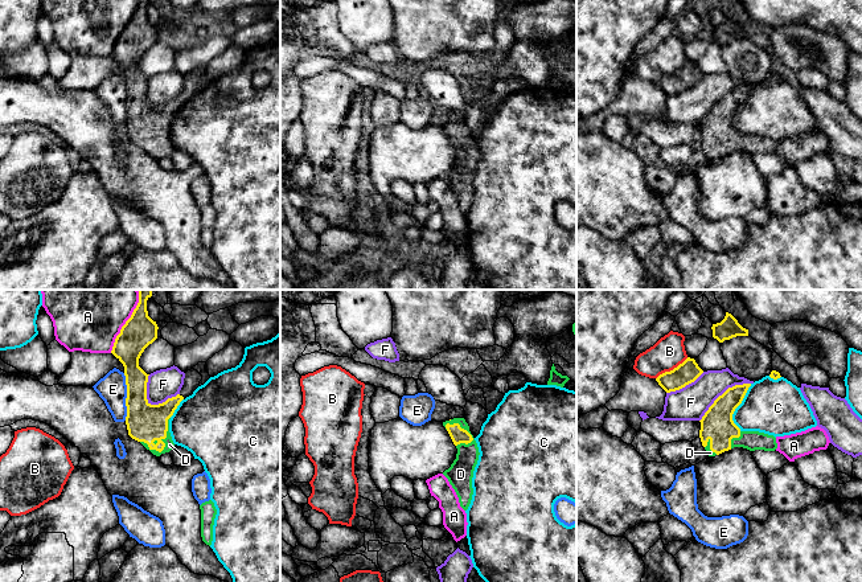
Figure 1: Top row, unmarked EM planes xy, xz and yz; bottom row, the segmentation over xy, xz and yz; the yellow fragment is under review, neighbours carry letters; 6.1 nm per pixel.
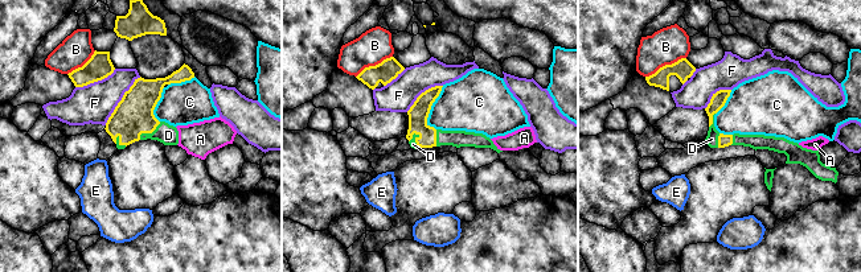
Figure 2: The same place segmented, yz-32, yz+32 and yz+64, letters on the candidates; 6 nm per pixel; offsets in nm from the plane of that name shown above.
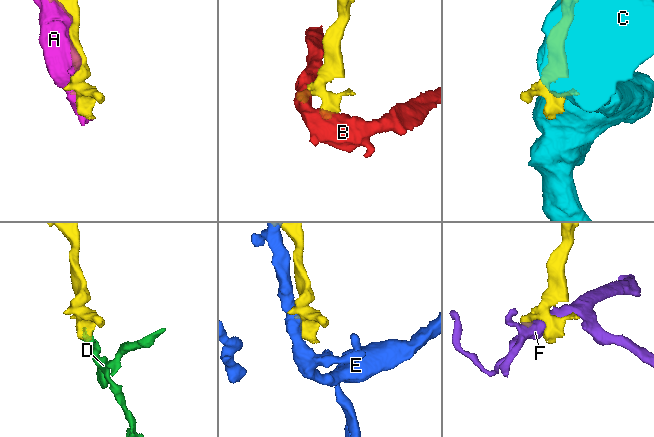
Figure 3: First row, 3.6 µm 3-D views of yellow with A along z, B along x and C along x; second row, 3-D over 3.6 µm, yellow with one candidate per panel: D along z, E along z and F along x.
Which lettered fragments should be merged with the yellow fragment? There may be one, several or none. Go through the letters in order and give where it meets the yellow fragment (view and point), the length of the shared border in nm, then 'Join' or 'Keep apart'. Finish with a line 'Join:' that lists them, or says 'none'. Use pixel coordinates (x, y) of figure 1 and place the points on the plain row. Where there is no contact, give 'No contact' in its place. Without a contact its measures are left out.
A: Touches yellow at xy (124, 28). Shared border 380 nm. Keep apart
B: Touches yellow at yz (673, 73). Shared border 240 nm. Keep apart
C: Touches yellow at yz (737, 110). Shared border 300 nm. Keep apart
D: Touches yellow at xy (164, 142). Shared border 240 nm. Join
E: Touches yellow at xy (127, 101). Shared border 280 nm. Keep apart
F: Touches yellow at xy (150, 107). Shared border 240 nm. Keep apart
Join: D

